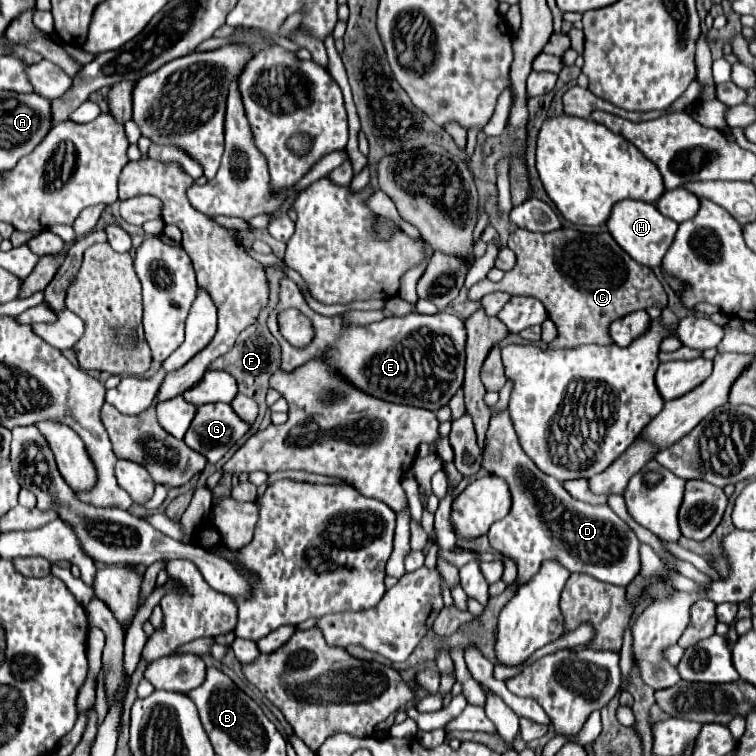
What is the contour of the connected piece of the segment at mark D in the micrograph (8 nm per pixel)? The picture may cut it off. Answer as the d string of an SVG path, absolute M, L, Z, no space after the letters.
M509 412L491 418L483 448L483 468L503 478L511 492L509 514L491 526L487 536L499 554L517 564L519 586L527 584L545 560L557 560L569 572L583 572L613 586L627 586L639 574L641 542L629 524L607 504L593 506L571 498L559 480L543 474L519 448Z

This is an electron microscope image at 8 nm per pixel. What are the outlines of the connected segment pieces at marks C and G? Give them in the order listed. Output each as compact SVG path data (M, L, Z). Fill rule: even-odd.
M515 228L509 234L509 248L515 252L517 256L517 264L505 272L501 282L489 282L489 280L481 280L477 284L473 284L467 292L467 298L473 302L479 302L487 292L507 292L511 296L519 294L519 296L533 296L537 300L543 302L549 318L555 322L557 326L557 338L553 342L549 342L551 350L557 348L575 348L579 344L611 344L611 338L607 336L607 328L613 320L623 318L629 312L635 310L645 310L649 306L657 306L657 308L667 308L667 294L661 286L661 282L657 280L657 276L653 274L651 268L635 262L611 236L609 232L605 234L583 234L571 228L559 228L555 232L549 234L541 234L541 232L529 232L523 228Z
M203 404L183 440L195 452L203 452L211 464L217 464L247 430L249 424L239 420L229 404Z

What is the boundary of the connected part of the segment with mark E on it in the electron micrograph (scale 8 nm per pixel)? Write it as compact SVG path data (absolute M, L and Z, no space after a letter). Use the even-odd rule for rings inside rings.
M283 276L279 280L279 302L267 318L267 328L279 340L279 368L283 372L293 372L309 360L323 360L335 374L353 384L357 390L381 398L385 402L417 406L437 412L455 396L455 392L463 384L467 334L463 320L449 312L437 312L433 316L413 312L407 316L383 318L381 322L373 322L367 326L347 324L343 316L325 318L313 312L303 300L297 284ZM285 308L299 308L317 328L315 340L303 350L297 350L287 340L279 338L277 314Z

